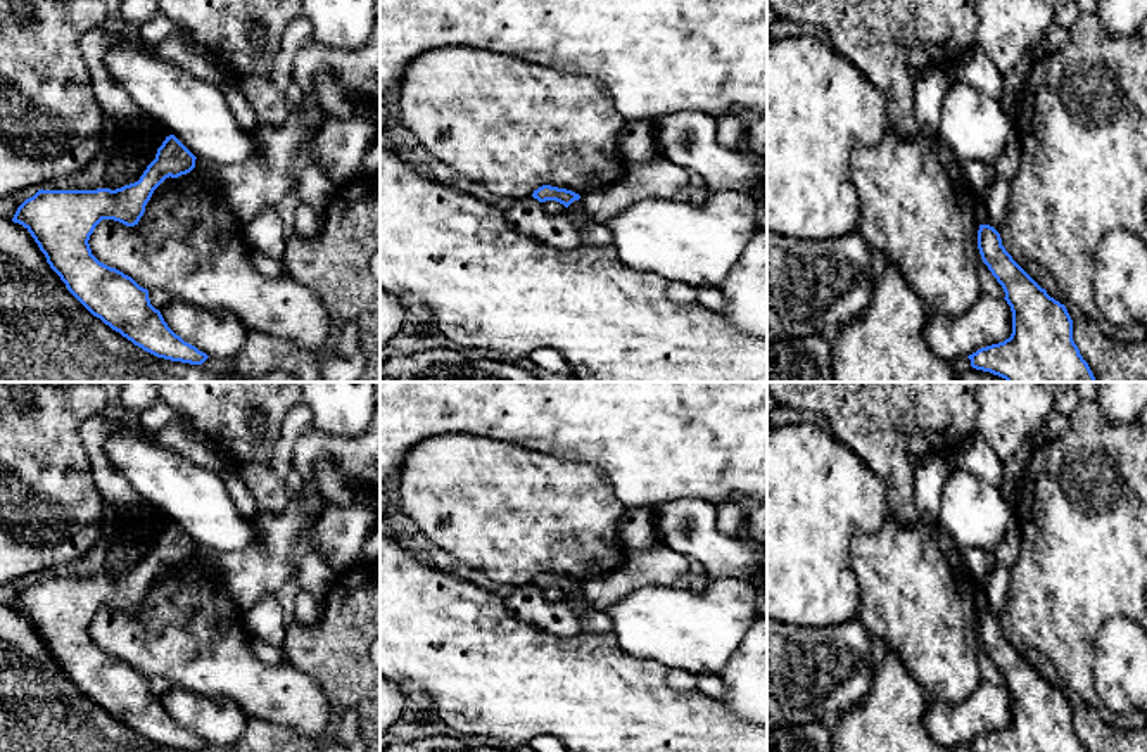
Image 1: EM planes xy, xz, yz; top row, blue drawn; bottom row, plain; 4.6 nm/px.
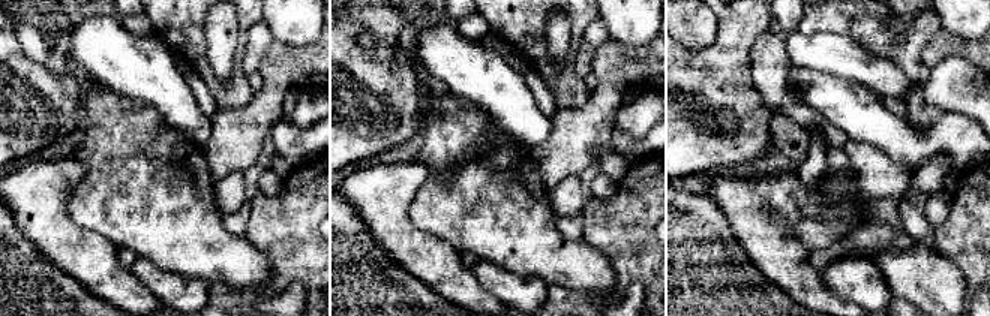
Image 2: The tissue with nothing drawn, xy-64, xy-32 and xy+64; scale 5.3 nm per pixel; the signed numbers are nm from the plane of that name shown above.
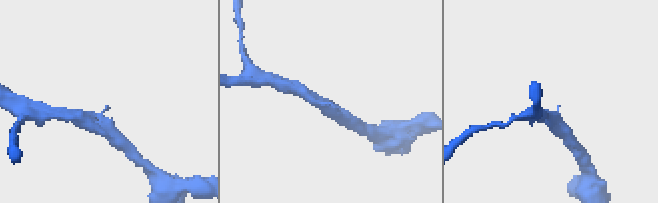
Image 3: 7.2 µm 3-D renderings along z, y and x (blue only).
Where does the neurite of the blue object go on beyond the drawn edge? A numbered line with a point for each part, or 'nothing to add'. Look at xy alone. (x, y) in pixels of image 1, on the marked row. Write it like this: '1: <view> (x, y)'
nothing to add

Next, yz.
nothing to add

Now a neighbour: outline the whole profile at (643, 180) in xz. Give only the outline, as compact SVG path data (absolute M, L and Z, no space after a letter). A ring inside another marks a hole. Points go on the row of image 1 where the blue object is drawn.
M665 159L627 164L618 183L594 194L580 195L586 214L594 223L606 223L622 209L646 199L679 201L693 185L693 175Z

